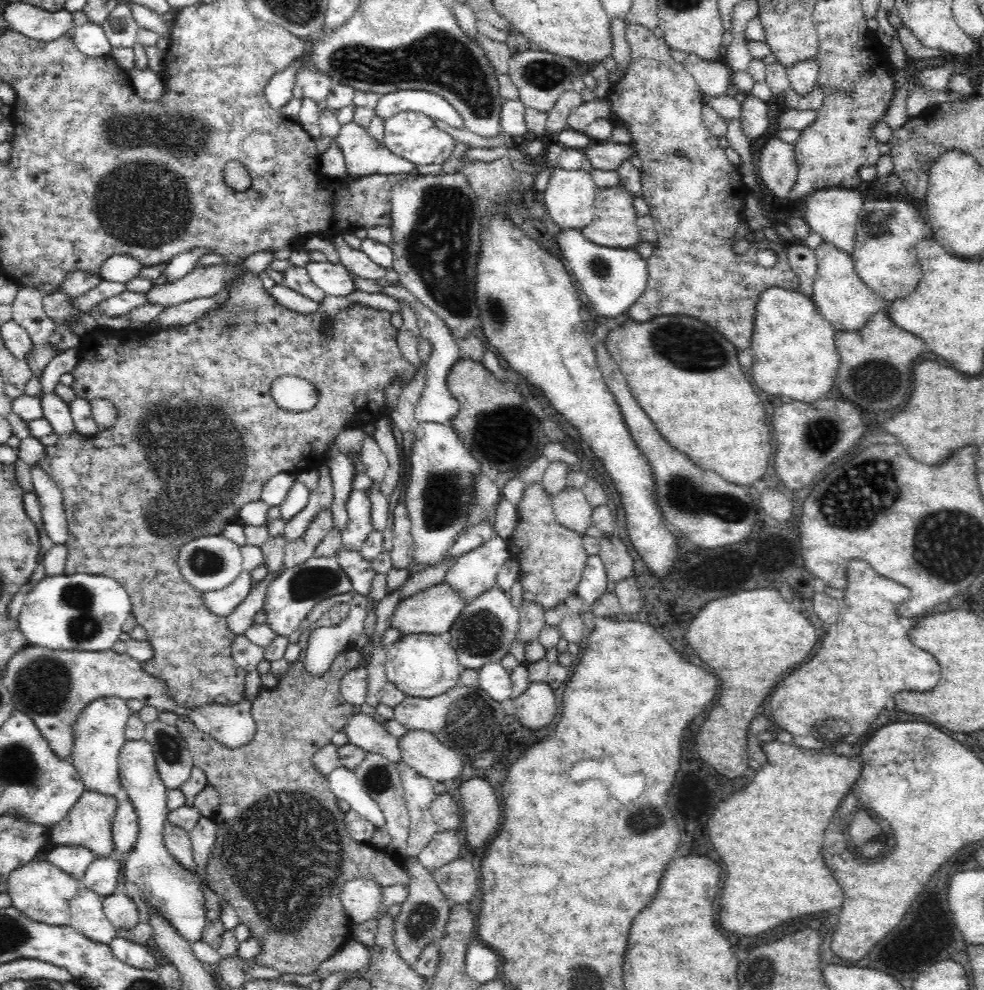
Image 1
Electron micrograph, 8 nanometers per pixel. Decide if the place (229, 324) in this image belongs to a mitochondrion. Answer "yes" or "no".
yes

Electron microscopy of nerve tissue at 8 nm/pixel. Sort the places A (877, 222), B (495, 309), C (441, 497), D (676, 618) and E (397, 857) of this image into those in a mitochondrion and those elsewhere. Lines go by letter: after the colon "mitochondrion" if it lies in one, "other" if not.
A: mitochondrion
B: mitochondrion
C: mitochondrion
D: other
E: other

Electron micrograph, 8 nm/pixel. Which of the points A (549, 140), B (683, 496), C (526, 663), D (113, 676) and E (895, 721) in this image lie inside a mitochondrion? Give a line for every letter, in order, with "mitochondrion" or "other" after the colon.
A: other
B: mitochondrion
C: other
D: other
E: other

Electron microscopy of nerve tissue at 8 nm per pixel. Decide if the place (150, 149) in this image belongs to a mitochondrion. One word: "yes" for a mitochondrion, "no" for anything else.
yes

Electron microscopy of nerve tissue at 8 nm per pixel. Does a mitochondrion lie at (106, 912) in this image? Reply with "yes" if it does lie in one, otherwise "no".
no

